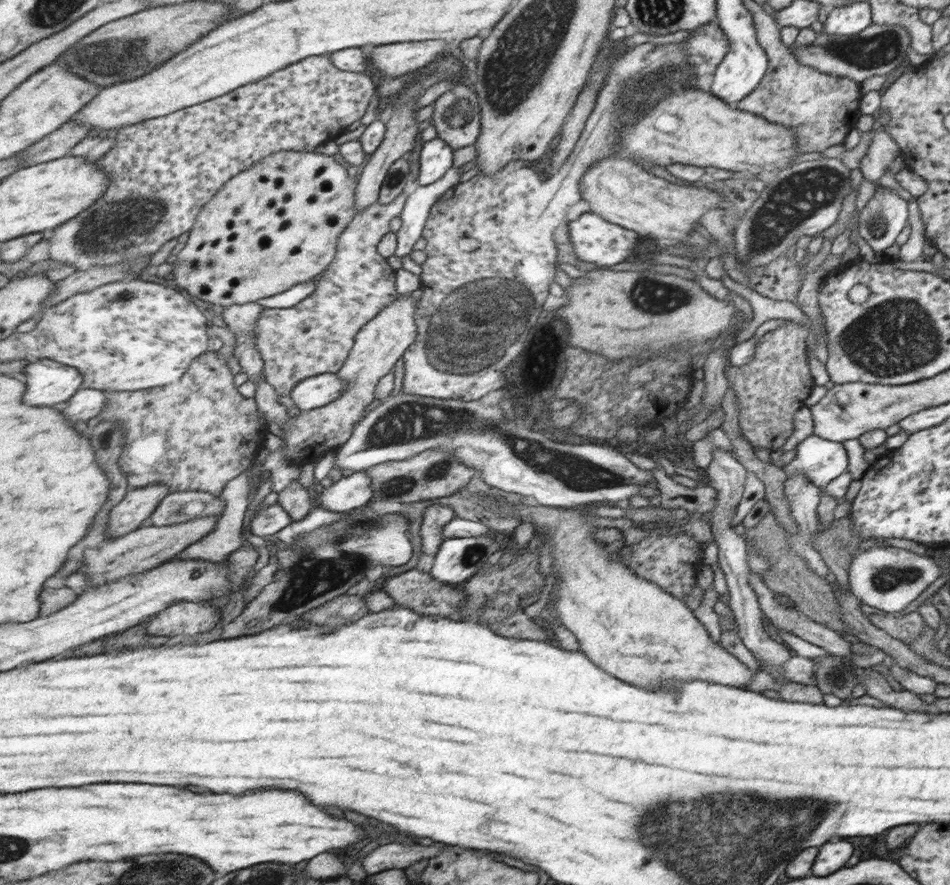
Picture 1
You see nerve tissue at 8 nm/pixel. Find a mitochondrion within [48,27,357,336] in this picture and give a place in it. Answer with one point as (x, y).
(116, 229)

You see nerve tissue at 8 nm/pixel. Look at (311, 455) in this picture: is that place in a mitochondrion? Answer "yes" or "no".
no

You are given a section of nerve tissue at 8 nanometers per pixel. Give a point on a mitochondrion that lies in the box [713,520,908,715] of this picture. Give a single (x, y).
(834, 676)

